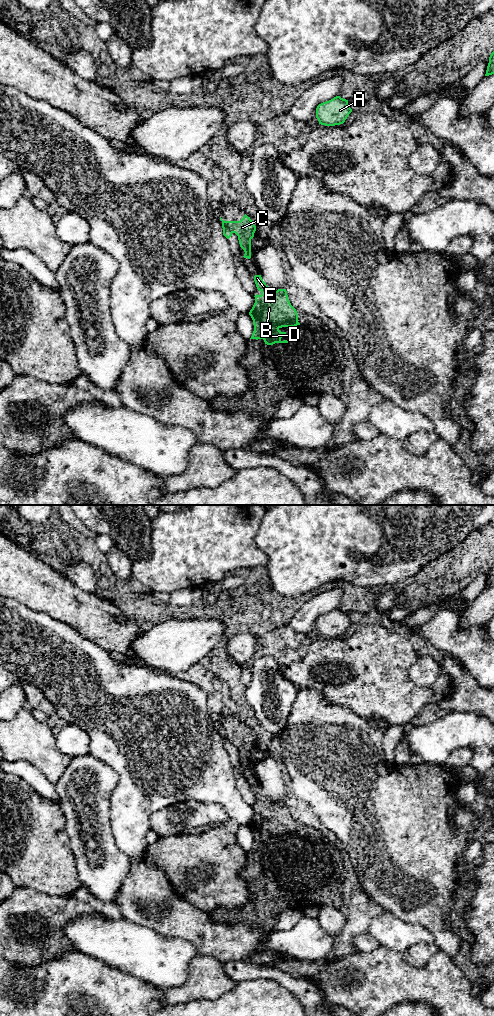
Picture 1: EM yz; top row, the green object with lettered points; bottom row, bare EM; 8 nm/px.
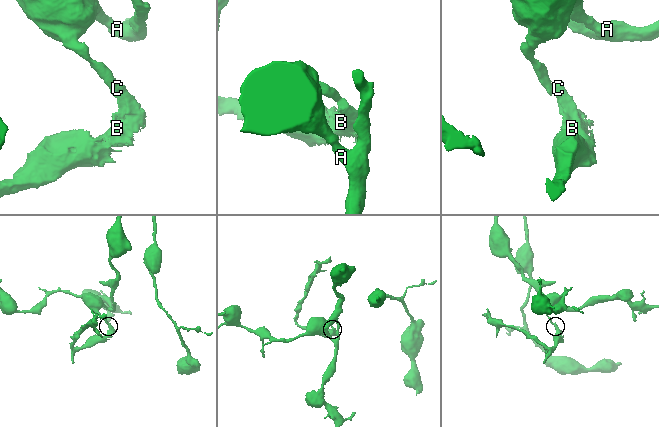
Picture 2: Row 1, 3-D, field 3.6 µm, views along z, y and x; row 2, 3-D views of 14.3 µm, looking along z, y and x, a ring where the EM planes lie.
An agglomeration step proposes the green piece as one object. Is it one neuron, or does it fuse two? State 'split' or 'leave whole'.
split

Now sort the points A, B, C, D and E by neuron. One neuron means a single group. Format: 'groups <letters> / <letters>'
groups A / B C D E

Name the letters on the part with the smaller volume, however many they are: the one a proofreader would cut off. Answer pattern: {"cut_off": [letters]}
{"cut_off": ["B", "C", "D", "E"]}

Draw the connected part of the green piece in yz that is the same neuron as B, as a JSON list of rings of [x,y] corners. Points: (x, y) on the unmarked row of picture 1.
[[[255,787],[254,793],[257,801],[261,804],[260,807],[255,807],[255,815],[249,824],[253,832],[254,843],[250,851],[263,851],[265,856],[273,857],[275,855],[288,855],[289,853],[282,853],[282,849],[286,849],[286,844],[281,844],[282,839],[295,839],[300,837],[298,834],[298,826],[296,821],[291,817],[286,801],[278,801],[271,803],[266,795],[263,793],[261,787]]]

